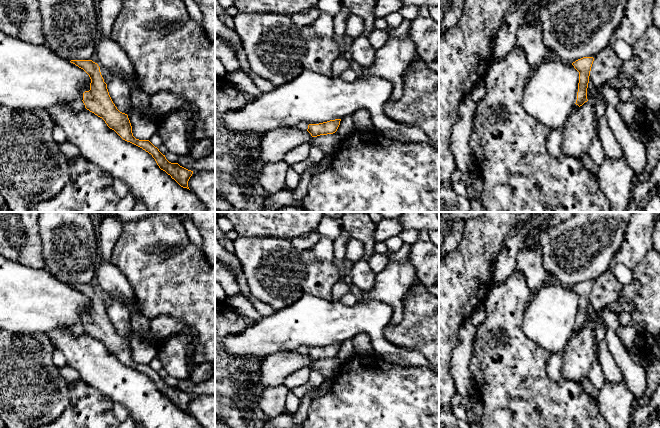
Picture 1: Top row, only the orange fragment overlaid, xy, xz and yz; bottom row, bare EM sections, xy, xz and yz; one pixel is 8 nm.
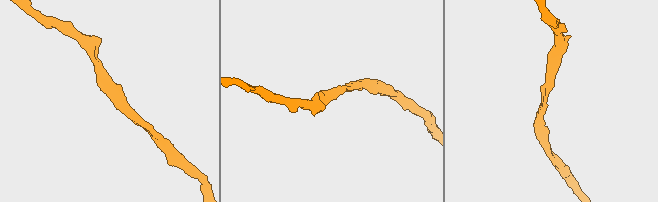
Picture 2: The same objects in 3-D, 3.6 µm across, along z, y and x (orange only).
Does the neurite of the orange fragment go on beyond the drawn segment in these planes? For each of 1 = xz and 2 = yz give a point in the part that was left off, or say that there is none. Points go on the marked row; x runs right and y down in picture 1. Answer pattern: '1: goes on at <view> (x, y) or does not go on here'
1: does not go on here
2: does not go on here

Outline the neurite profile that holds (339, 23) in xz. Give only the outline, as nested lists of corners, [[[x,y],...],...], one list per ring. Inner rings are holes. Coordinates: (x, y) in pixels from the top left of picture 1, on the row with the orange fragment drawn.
[[[342,6],[341,10],[334,16],[334,39],[338,41],[340,41],[346,34],[346,17],[348,14],[349,10]]]

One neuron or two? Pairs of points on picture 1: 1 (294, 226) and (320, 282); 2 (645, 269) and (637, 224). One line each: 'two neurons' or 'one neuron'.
1: two neurons
2: two neurons

